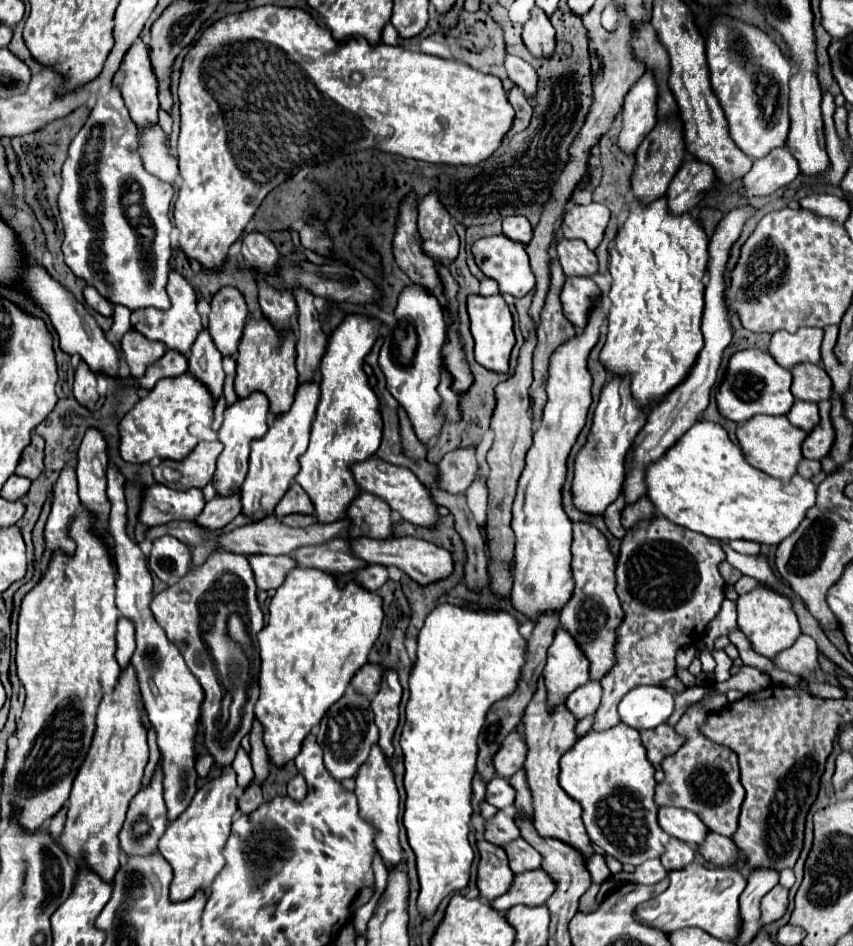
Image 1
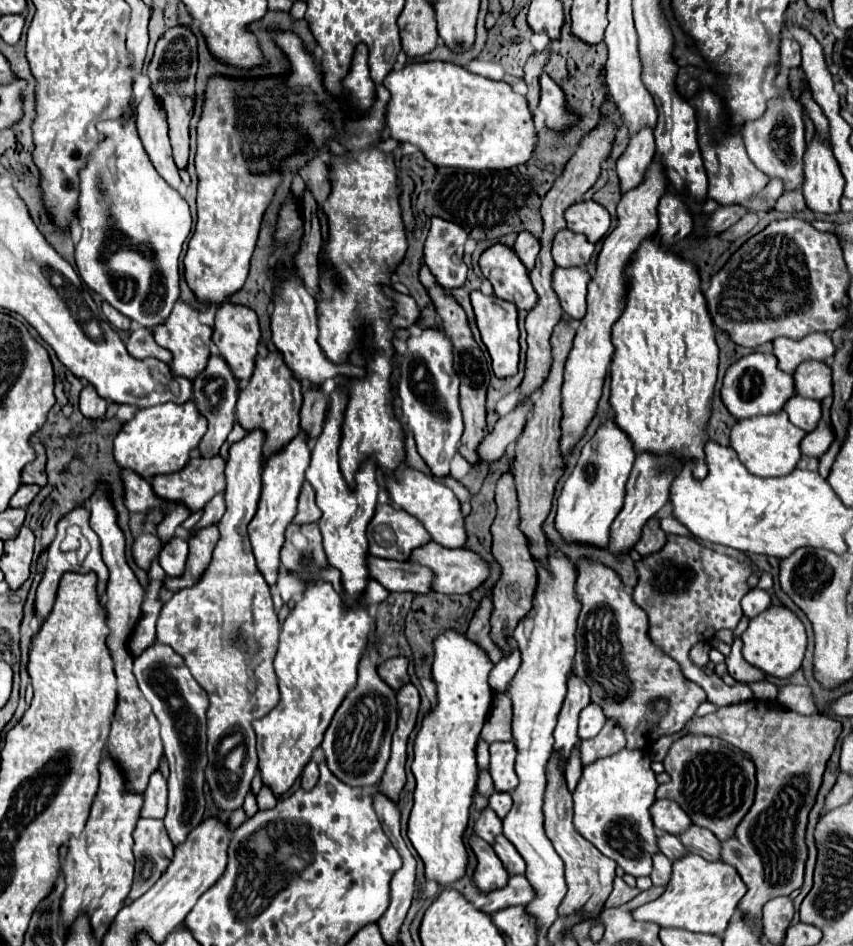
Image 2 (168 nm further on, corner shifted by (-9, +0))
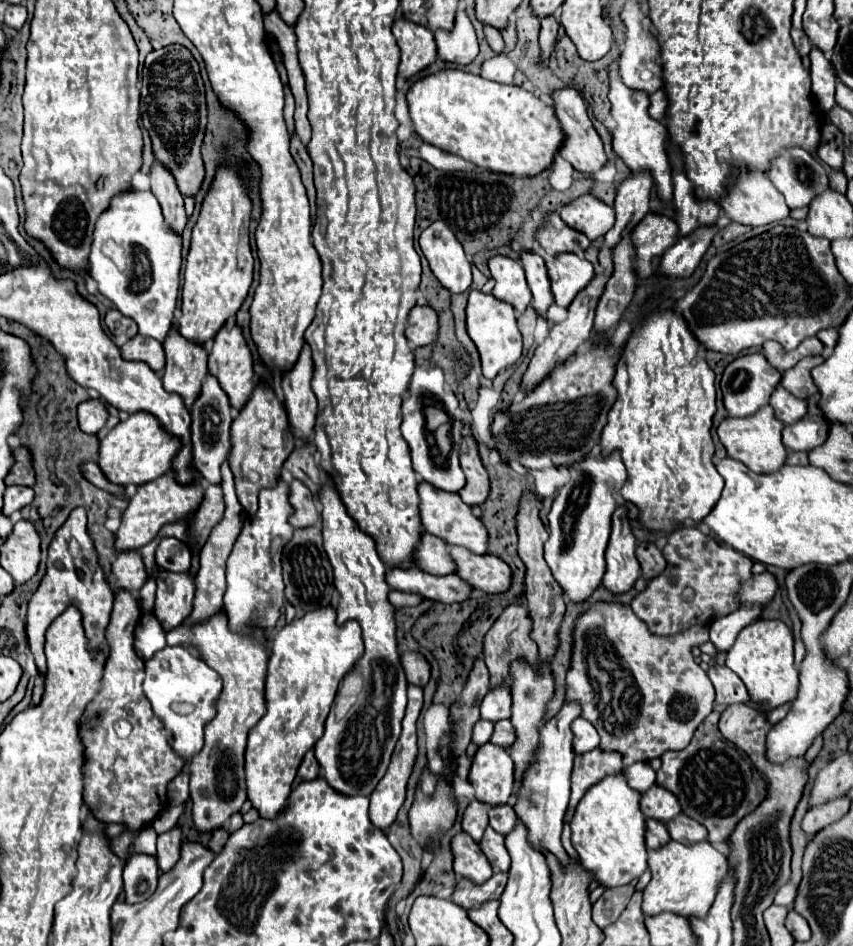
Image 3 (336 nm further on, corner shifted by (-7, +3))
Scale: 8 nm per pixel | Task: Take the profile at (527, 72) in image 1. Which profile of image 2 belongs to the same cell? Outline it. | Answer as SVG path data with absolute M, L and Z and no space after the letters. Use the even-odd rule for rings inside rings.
M541 75L539 85L541 85L539 109L545 115L547 127L561 131L561 129L577 123L577 115L569 113L565 107L565 95L563 95L561 87L549 75Z

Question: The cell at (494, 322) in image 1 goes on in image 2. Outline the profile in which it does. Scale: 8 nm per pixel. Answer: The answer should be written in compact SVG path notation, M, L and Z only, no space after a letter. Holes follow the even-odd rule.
M481 291L471 293L471 303L477 317L477 327L481 331L481 339L491 355L493 361L493 373L501 377L509 377L517 373L519 363L519 327L517 327L517 307L513 303L507 303L495 295L487 297Z

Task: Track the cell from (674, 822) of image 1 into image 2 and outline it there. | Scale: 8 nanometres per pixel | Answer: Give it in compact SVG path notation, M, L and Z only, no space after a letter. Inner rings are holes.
M657 799L651 807L651 817L657 829L673 835L681 835L691 825L689 815L669 799Z

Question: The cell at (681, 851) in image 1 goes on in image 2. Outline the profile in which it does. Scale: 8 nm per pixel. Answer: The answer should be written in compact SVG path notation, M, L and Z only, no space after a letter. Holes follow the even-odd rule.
M659 833L659 849L671 861L677 861L679 857L683 857L683 855L689 853L689 851L685 851L685 845L681 845L679 837L671 835L671 833Z

